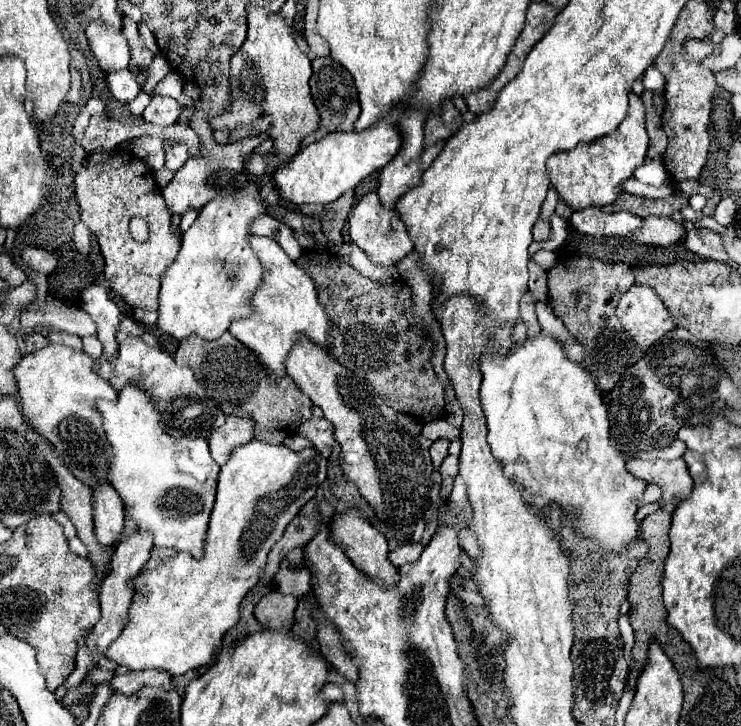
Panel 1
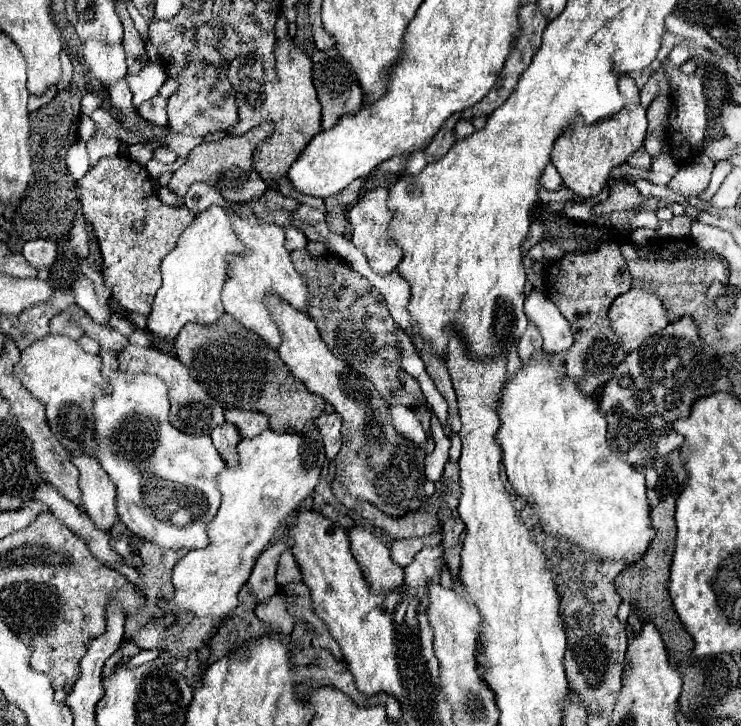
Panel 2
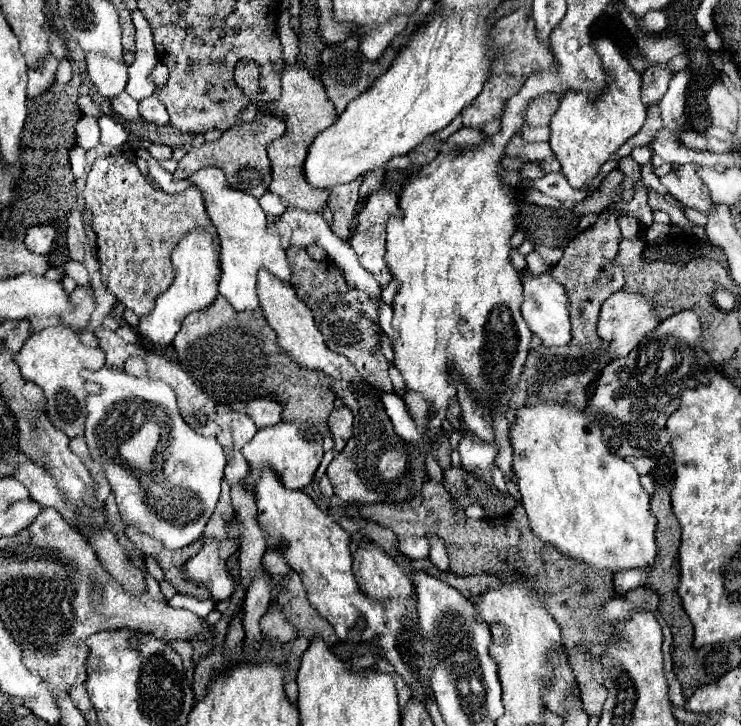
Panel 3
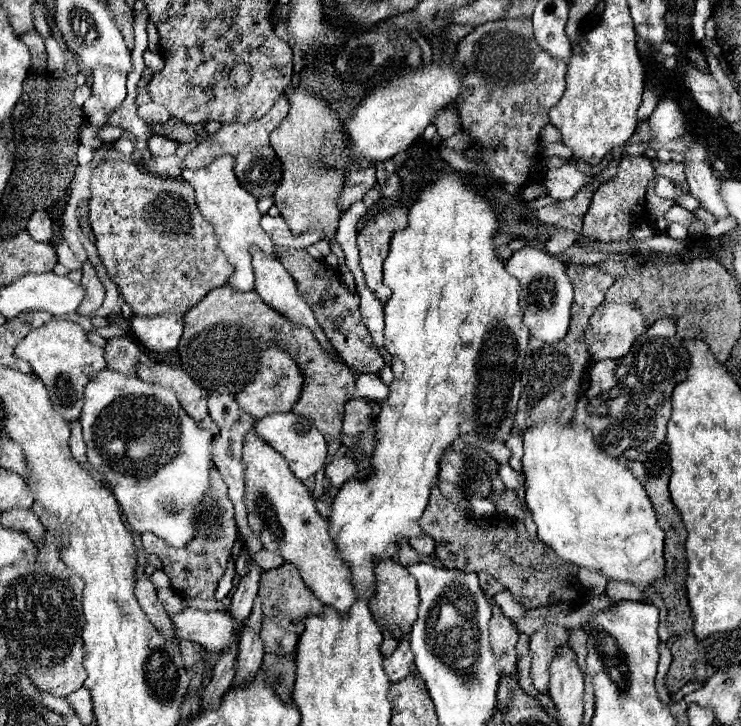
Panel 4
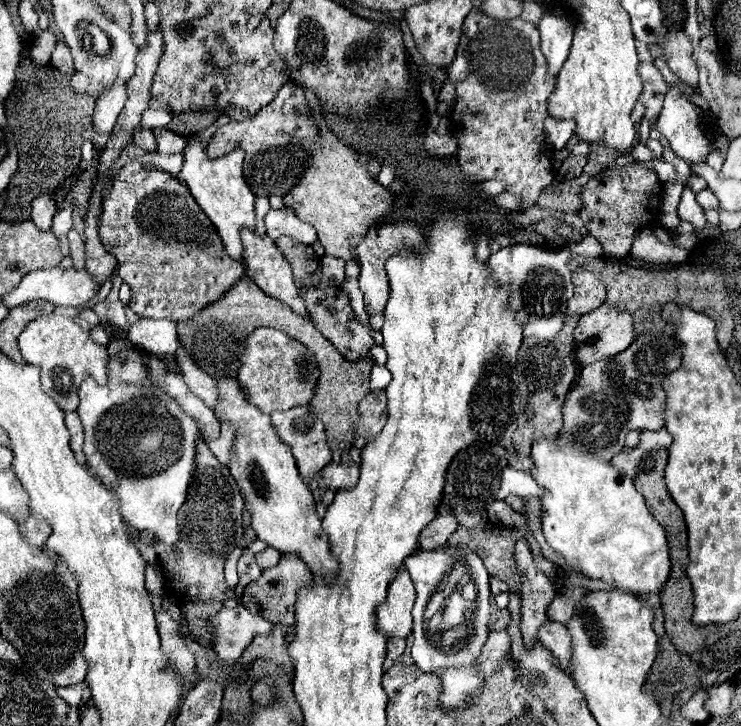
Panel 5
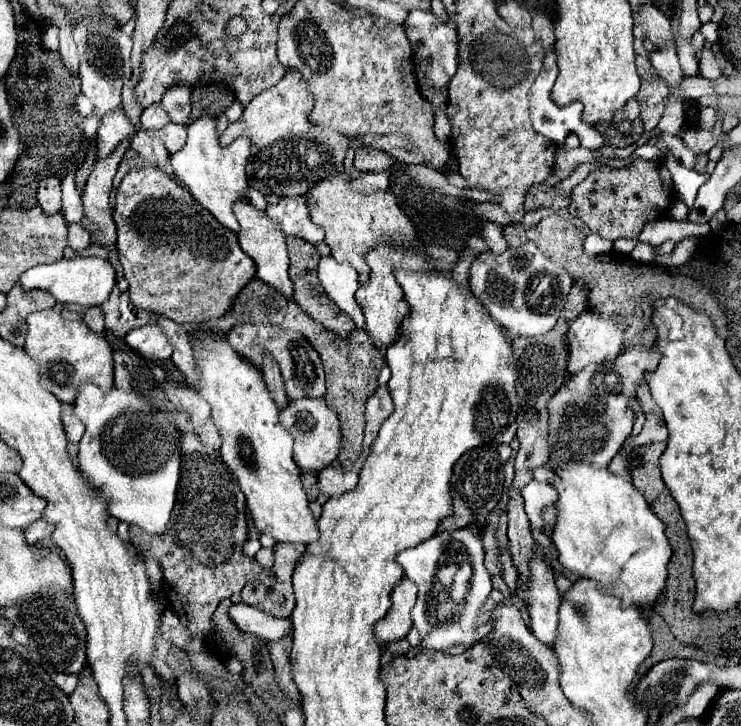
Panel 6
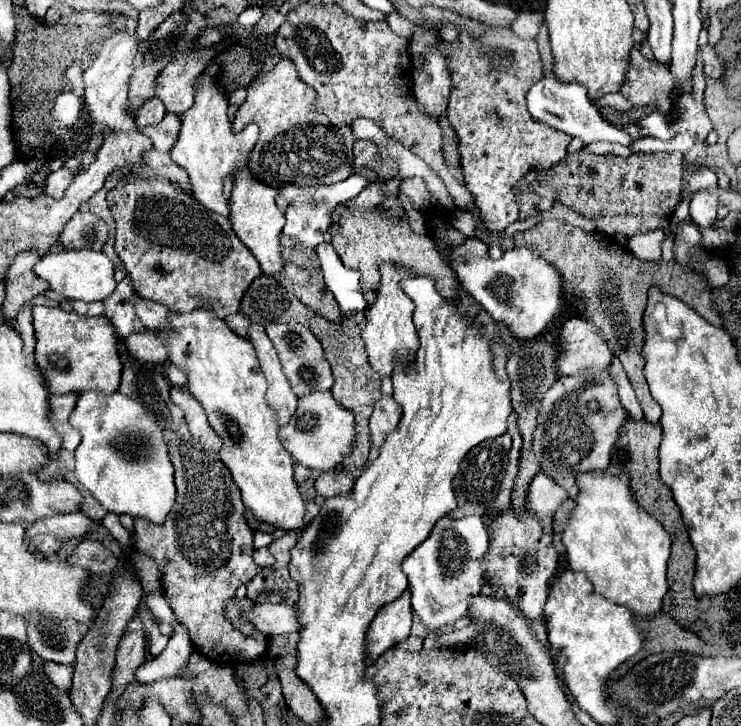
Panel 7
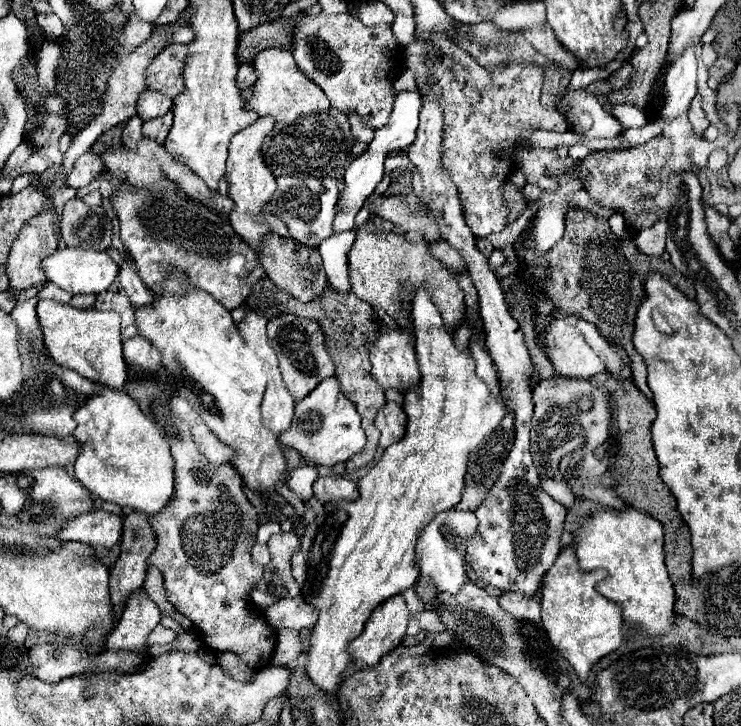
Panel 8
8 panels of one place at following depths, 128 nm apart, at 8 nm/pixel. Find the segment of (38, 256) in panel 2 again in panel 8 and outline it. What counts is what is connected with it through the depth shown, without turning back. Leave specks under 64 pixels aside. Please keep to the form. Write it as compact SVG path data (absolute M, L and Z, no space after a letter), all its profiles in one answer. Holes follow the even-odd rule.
M86 152L84 156L80 156L74 164L74 168L70 170L68 178L66 178L66 186L68 188L82 188L86 184L90 184L92 180L96 180L100 176L104 168L104 160L100 158L100 154L92 154Z

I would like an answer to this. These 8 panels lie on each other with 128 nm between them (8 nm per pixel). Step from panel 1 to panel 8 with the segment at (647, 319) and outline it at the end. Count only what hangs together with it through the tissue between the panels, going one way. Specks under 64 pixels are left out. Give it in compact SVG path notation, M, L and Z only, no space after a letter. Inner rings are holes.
M552 320L548 324L544 352L554 372L564 378L590 378L606 370L602 358L586 344L584 336L564 320Z

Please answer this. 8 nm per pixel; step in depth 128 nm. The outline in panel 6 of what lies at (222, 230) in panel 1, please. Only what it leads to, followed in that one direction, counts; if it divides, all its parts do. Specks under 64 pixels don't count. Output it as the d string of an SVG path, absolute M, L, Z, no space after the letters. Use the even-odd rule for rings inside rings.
M154 322L130 330L124 340L132 350L136 350L140 356L150 360L166 360L172 356L172 346L168 344L164 332Z

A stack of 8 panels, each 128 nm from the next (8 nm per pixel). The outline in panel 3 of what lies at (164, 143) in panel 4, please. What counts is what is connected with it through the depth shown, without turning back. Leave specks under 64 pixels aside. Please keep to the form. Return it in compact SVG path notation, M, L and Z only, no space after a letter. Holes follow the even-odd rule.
M150 144L148 146L148 152L154 160L170 160L172 158L172 150L170 146L164 146L164 144Z

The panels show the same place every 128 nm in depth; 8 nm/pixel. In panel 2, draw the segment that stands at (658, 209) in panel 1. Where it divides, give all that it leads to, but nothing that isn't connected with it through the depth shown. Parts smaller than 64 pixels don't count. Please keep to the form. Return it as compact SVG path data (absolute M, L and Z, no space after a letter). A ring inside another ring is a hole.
M616 178L614 186L610 186L610 196L604 202L596 204L592 208L592 212L594 214L610 214L610 212L618 212L618 210L632 210L632 208L638 208L644 200L646 200L646 196L642 196L624 178Z

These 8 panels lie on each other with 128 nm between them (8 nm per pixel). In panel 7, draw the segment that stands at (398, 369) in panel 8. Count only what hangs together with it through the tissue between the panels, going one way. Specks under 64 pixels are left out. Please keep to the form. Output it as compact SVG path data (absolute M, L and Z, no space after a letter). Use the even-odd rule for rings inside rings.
M386 264L380 268L380 272L382 272L382 284L376 294L374 306L370 306L366 310L368 324L362 330L362 340L366 344L368 362L370 362L372 370L378 372L382 378L390 378L398 366L402 366L406 370L410 368L410 364L414 362L414 352L418 350L420 342L418 342L418 332L412 322L414 304L404 294L404 290L398 290L398 284L392 284L392 282L398 282L398 268Z

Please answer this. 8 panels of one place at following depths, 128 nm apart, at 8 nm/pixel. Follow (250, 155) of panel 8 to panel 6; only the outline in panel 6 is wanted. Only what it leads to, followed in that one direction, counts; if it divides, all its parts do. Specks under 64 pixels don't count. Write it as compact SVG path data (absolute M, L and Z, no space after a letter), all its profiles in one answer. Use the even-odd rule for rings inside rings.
M248 198L234 204L234 214L240 222L240 232L238 232L240 246L256 262L256 278L260 278L262 282L270 284L280 294L290 298L292 296L292 282L288 278L288 254L286 254L286 242L284 242L286 236L282 234L278 222L268 218L266 210L258 210L256 206L252 206Z

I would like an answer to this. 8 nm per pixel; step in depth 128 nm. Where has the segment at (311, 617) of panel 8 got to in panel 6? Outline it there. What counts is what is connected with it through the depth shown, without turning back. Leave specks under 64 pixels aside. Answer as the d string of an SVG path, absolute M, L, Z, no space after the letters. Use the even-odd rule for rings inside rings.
M244 602L234 604L230 608L230 618L238 624L238 628L242 632L250 632L256 634L264 640L280 640L284 636L288 636L292 632L292 622L290 618L274 618L264 614L258 608L252 608Z

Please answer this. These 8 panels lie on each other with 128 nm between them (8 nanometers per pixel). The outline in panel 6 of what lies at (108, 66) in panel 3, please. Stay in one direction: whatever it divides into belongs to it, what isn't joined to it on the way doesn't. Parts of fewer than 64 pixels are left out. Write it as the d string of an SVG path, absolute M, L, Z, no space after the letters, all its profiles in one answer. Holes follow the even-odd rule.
M122 110L110 112L102 118L98 136L96 136L96 146L98 146L98 160L106 160L124 140L132 140L136 136L132 122L126 118Z

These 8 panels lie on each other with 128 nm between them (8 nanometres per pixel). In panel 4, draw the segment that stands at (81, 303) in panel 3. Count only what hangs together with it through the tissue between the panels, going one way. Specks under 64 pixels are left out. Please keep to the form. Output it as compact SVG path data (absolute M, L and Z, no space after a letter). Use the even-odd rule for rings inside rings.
M88 260L84 262L82 272L84 272L84 276L82 276L82 286L84 286L84 290L86 290L86 296L84 296L84 300L82 300L80 308L78 308L78 314L90 316L96 308L102 306L102 300L104 300L104 294L106 294L106 292L104 292L104 286L102 286L102 282L100 282L94 266L92 266Z

